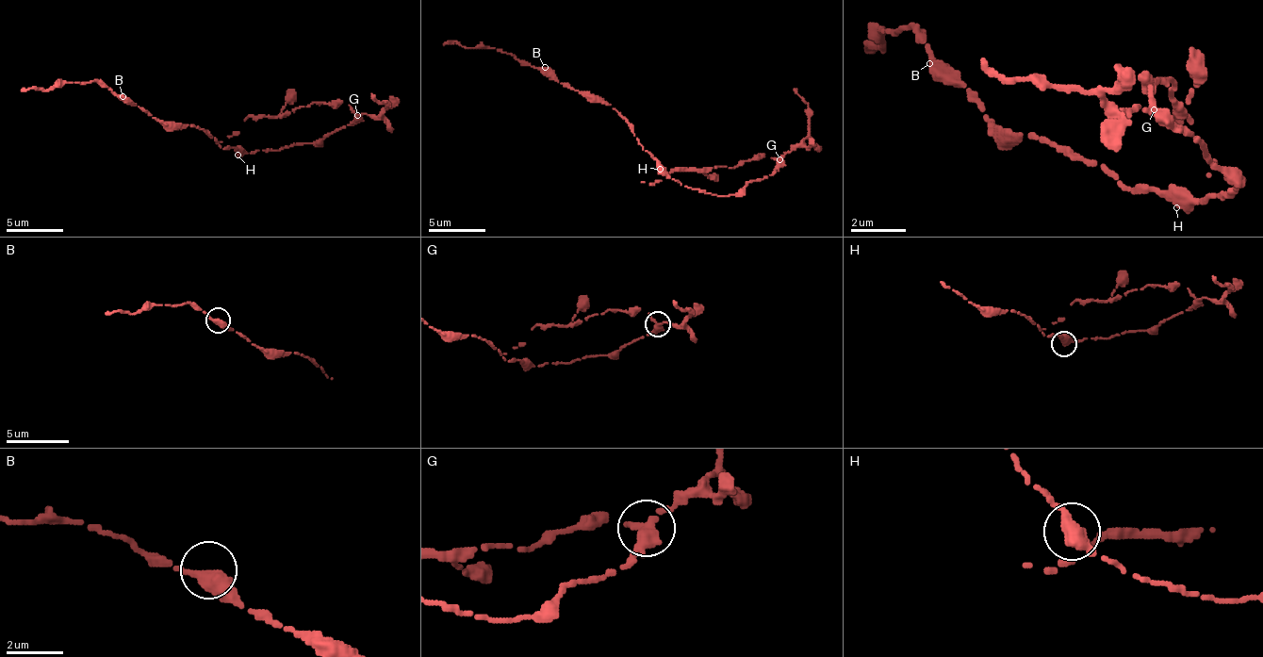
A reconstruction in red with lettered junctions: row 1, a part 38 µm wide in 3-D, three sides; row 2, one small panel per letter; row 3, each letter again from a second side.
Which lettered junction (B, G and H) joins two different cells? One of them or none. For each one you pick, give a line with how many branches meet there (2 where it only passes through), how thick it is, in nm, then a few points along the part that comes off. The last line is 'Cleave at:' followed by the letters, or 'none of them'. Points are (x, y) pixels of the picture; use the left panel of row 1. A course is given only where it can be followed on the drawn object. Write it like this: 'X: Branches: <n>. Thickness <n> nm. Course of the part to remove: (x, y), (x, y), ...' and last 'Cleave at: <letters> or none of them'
G: Branches: 2. Thickness 380 nm. Course of the part to remove: (356, 116), (342, 102), (311, 102), (277, 116), (249, 116), (237, 132), (218, 140)
Cleave at: G

